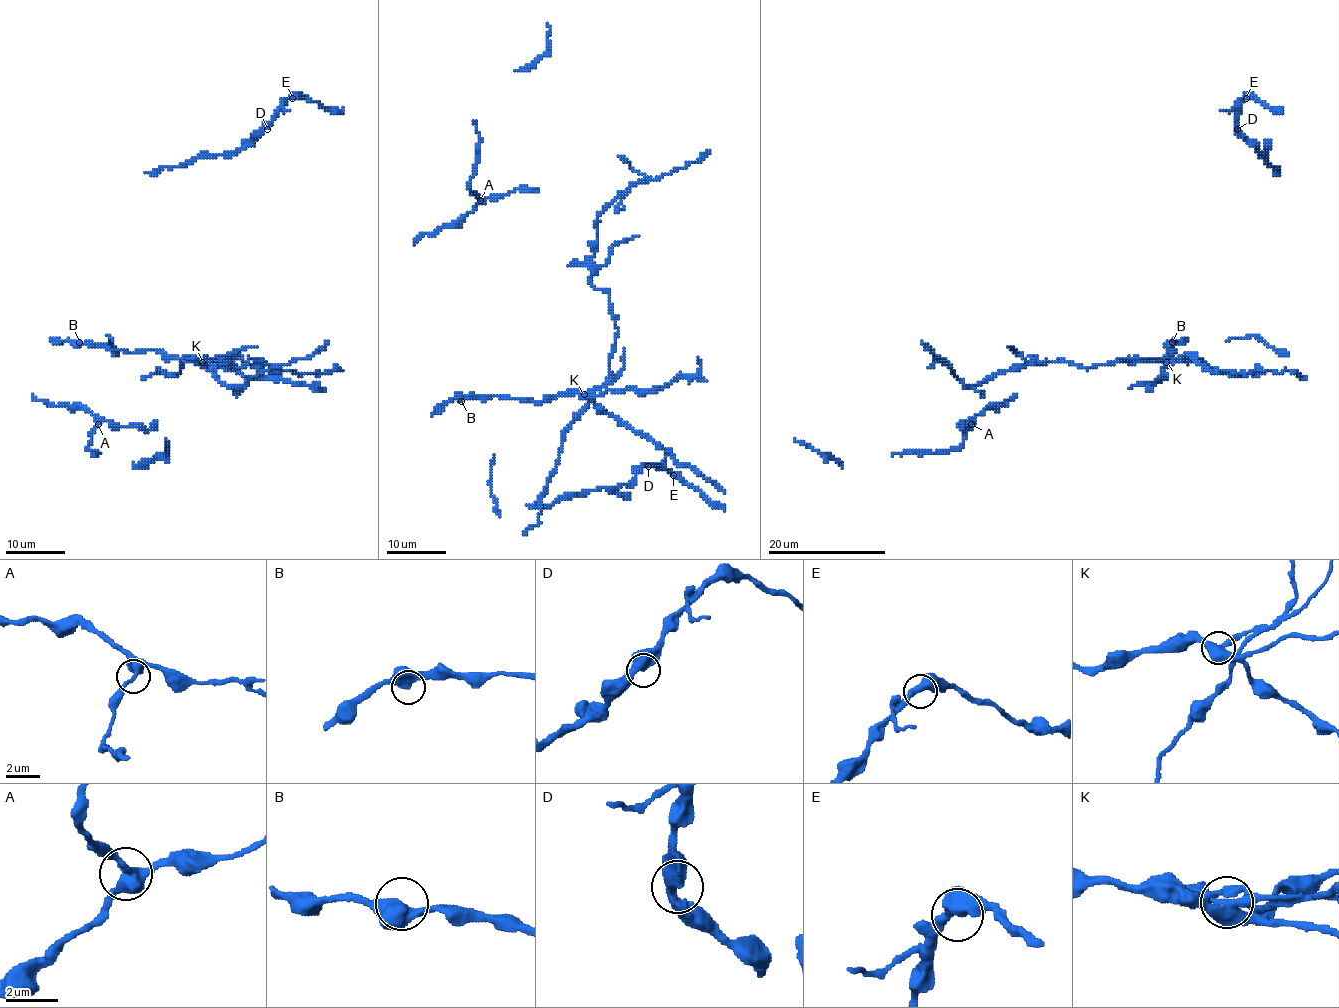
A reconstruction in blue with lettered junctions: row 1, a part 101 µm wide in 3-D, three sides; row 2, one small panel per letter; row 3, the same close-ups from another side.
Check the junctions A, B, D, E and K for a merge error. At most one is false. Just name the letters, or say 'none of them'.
K

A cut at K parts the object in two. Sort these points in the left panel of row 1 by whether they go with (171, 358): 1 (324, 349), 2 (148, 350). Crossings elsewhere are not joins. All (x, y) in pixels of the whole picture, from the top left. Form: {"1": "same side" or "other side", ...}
{"1": "other side", "2": "same side"}

